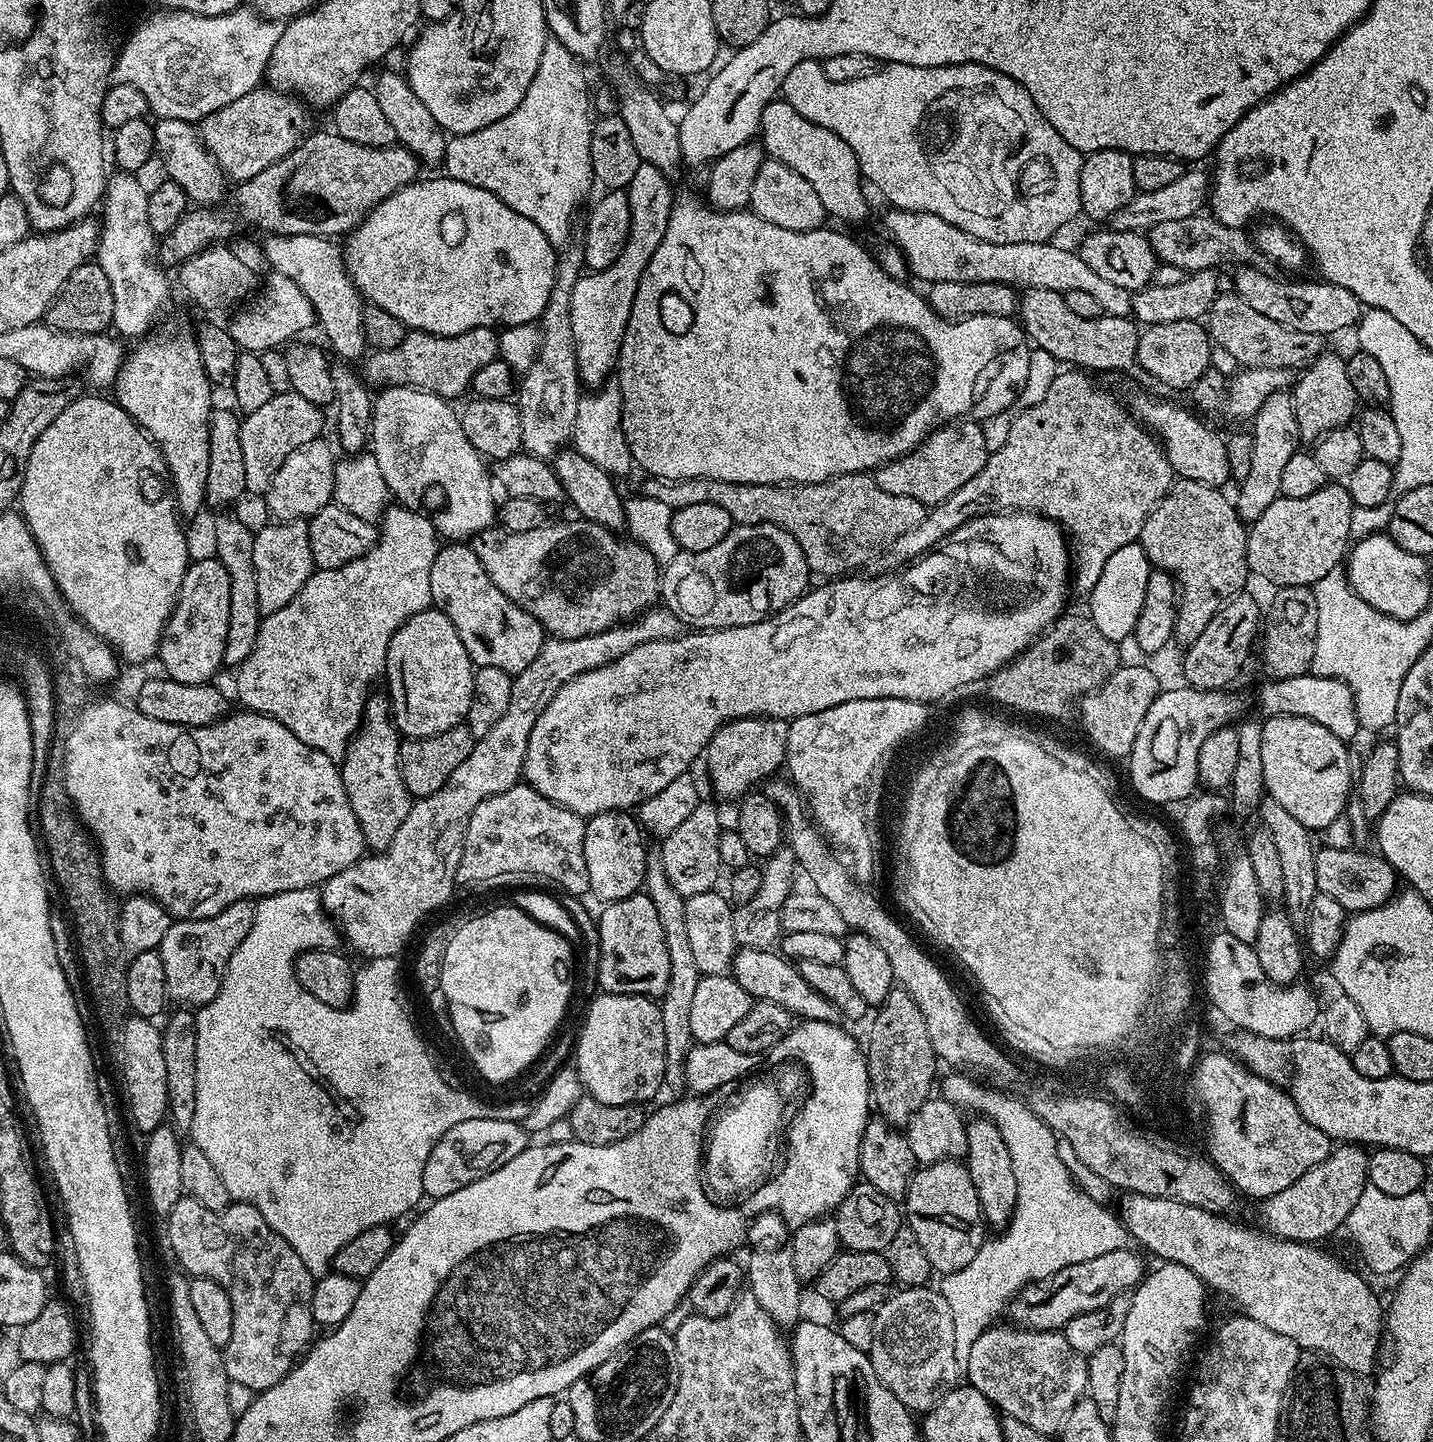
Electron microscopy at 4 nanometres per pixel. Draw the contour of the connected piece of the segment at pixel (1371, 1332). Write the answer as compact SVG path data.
M1128 1194L1123 1197L1124 1201L1120 1204L1118 1215L1127 1228L1129 1237L1133 1241L1136 1240L1141 1244L1139 1247L1145 1253L1153 1252L1157 1256L1157 1261L1177 1264L1178 1266L1186 1266L1186 1270L1194 1270L1194 1274L1198 1274L1198 1278L1204 1284L1205 1289L1221 1292L1224 1296L1229 1296L1234 1303L1237 1304L1239 1311L1245 1316L1249 1316L1254 1322L1262 1322L1262 1326L1270 1326L1270 1330L1274 1330L1274 1334L1286 1334L1286 1338L1290 1338L1301 1350L1310 1352L1320 1352L1323 1356L1328 1356L1331 1360L1341 1364L1346 1370L1357 1374L1365 1374L1372 1367L1375 1369L1376 1355L1380 1352L1380 1335L1383 1337L1386 1332L1386 1312L1382 1307L1380 1309L1380 1300L1376 1297L1376 1292L1351 1268L1348 1264L1343 1264L1336 1256L1331 1256L1326 1252L1324 1247L1317 1246L1315 1243L1302 1244L1298 1240L1282 1240L1278 1236L1273 1236L1263 1230L1255 1232L1252 1228L1247 1228L1244 1224L1235 1224L1234 1221L1228 1220L1227 1215L1217 1214L1215 1212L1207 1212L1198 1206L1186 1206L1182 1202L1174 1202L1166 1198L1154 1198L1153 1196L1143 1196L1142 1194Z

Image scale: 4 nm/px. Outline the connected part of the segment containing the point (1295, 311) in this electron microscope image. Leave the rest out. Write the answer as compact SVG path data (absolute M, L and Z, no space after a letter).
M1240 266L1235 269L1235 295L1242 298L1253 310L1258 310L1258 314L1266 314L1266 318L1274 318L1274 322L1282 322L1282 326L1290 326L1290 330L1303 330L1306 334L1318 334L1325 338L1331 338L1335 332L1344 332L1355 329L1360 323L1362 305L1360 299L1350 290L1342 290L1342 286L1319 282L1315 284L1312 280L1286 280L1286 278L1270 278L1267 274L1262 274L1261 270L1249 266Z

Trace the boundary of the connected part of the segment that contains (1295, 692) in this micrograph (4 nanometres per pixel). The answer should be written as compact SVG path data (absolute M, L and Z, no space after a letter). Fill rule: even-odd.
M1309 674L1298 678L1268 680L1260 688L1260 708L1264 711L1265 717L1310 718L1310 722L1318 722L1318 726L1326 726L1330 734L1345 742L1351 741L1351 736L1358 732L1356 711L1352 705L1352 691L1342 681L1334 678Z

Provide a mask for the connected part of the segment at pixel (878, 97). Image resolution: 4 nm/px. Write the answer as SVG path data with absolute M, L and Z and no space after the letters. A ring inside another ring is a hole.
M803 60L798 62L798 66L794 66L794 70L790 70L790 74L786 74L782 99L798 114L802 114L802 118L809 119L842 138L858 160L861 177L867 183L869 180L892 203L893 209L936 214L938 218L944 218L946 222L958 226L958 230L964 230L968 236L982 242L1005 244L1051 241L1055 237L1052 235L1063 224L1068 224L1076 215L1081 215L1080 175L1084 156L1077 148L1070 146L1070 142L1066 142L1066 138L1062 138L1062 134L1058 134L1058 130L1054 130L1050 122L1046 122L1042 110L1034 106L1034 98L1030 98L1030 94L1026 94L1024 87L1014 82L1014 78L981 64L962 64L962 70L972 70L974 74L980 74L978 70L982 70L980 78L986 80L980 82L980 86L984 86L986 90L988 86L990 90L1000 86L998 94L1004 98L1006 106L1000 106L1000 100L996 96L978 96L978 102L974 98L968 100L970 104L958 104L960 100L954 100L956 104L952 104L952 109L947 113L950 120L953 120L952 141L941 152L927 152L924 140L920 137L924 115L931 113L934 102L938 102L938 98L942 102L942 94L948 94L950 86L954 86L952 78L940 78L940 66L885 63L862 78L854 78L854 82L830 82L821 61ZM968 108L978 108L986 114L966 114ZM1018 120L1024 122L1026 136L1012 136L1010 124L1016 124Z

